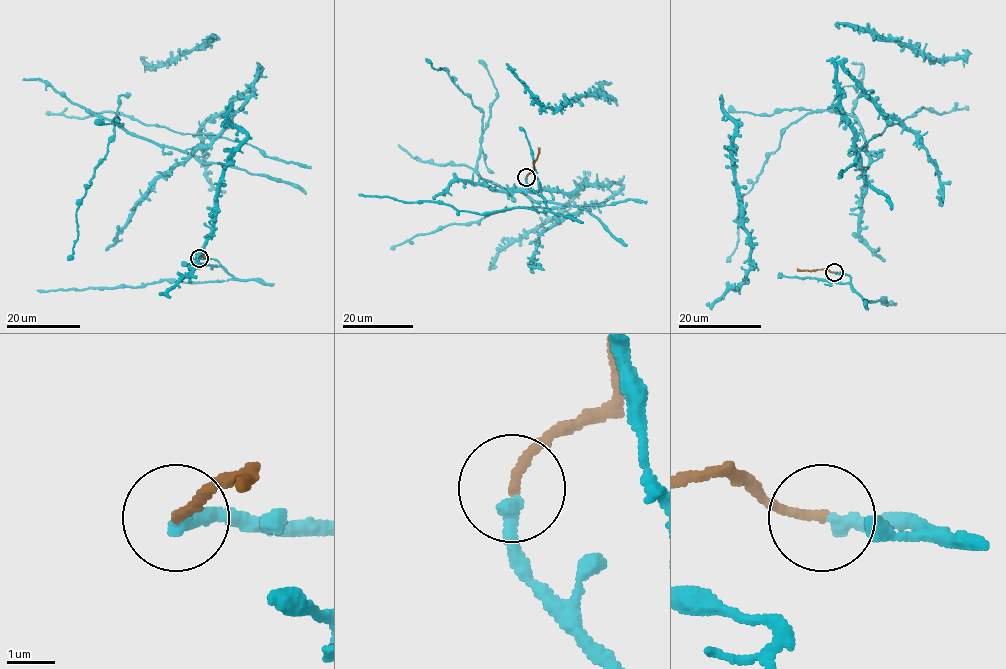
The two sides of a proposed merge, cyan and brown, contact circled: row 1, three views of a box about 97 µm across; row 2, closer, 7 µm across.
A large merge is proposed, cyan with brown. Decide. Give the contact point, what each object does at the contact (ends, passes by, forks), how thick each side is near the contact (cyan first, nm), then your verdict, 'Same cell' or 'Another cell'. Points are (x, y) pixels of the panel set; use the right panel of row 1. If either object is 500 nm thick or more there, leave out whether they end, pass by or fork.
Place: (834, 272). At the ring cyan ends. At the ring brown ends. Thickness 280 nm (cyan) against 200 nm. Same cell

